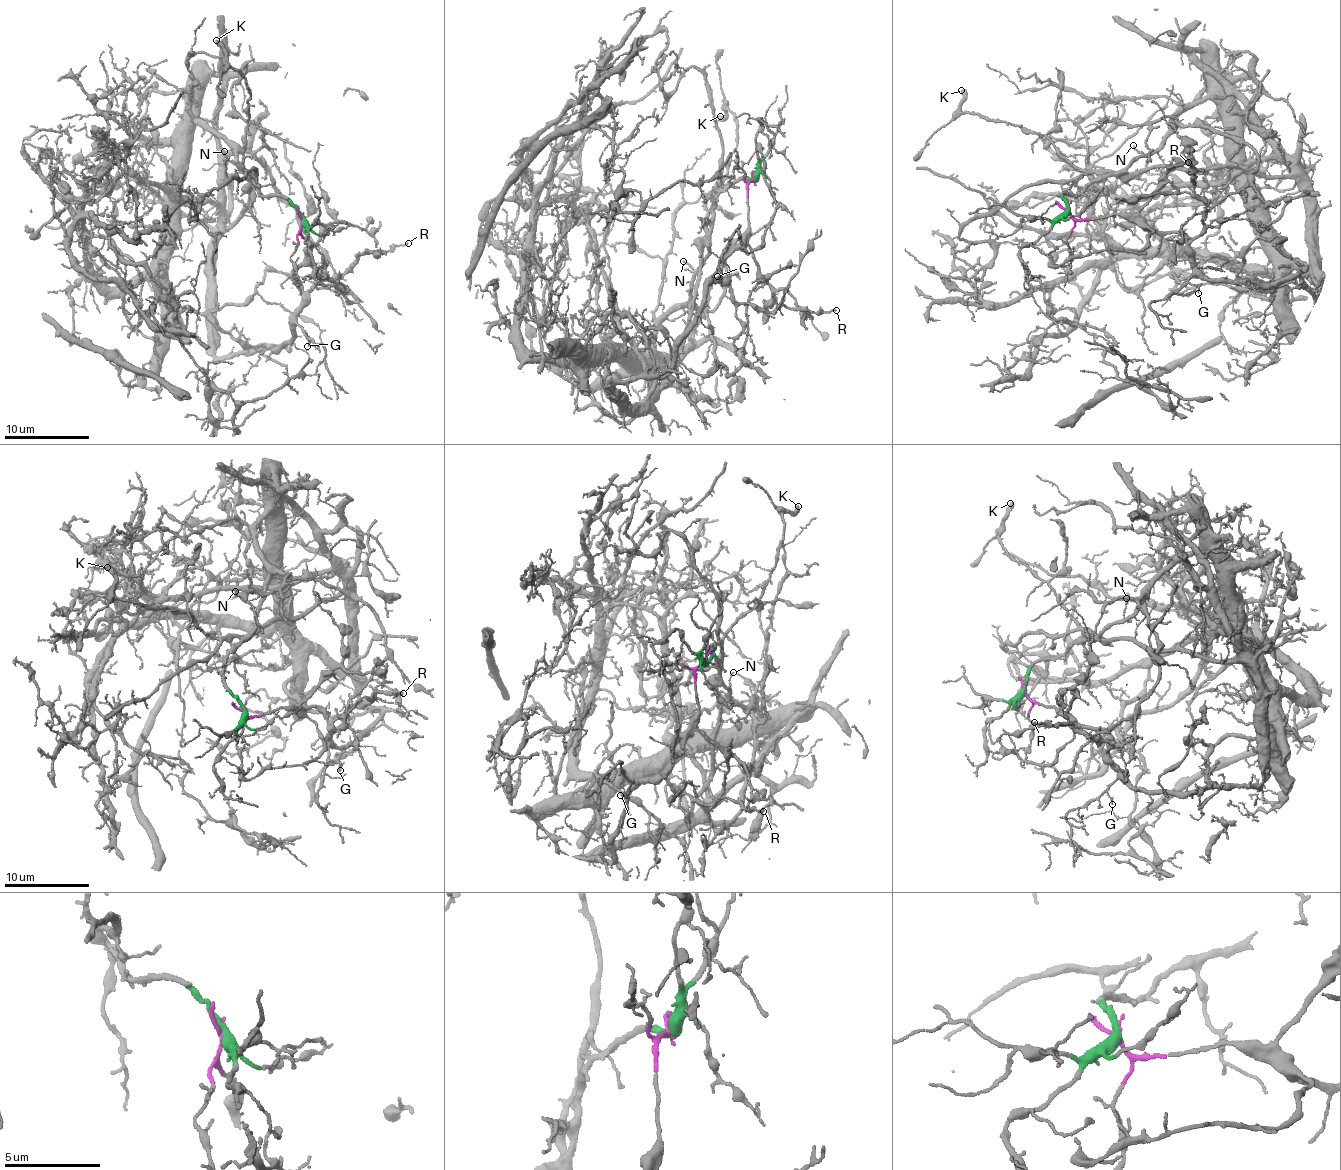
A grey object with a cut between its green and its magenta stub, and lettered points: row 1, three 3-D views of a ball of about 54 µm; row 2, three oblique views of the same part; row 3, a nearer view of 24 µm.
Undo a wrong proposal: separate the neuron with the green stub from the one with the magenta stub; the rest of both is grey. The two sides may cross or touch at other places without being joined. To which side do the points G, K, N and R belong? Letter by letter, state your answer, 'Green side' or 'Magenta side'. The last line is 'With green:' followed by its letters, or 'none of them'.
G: Magenta side
K: Magenta side
N: Green side
R: Magenta side
With green: N

